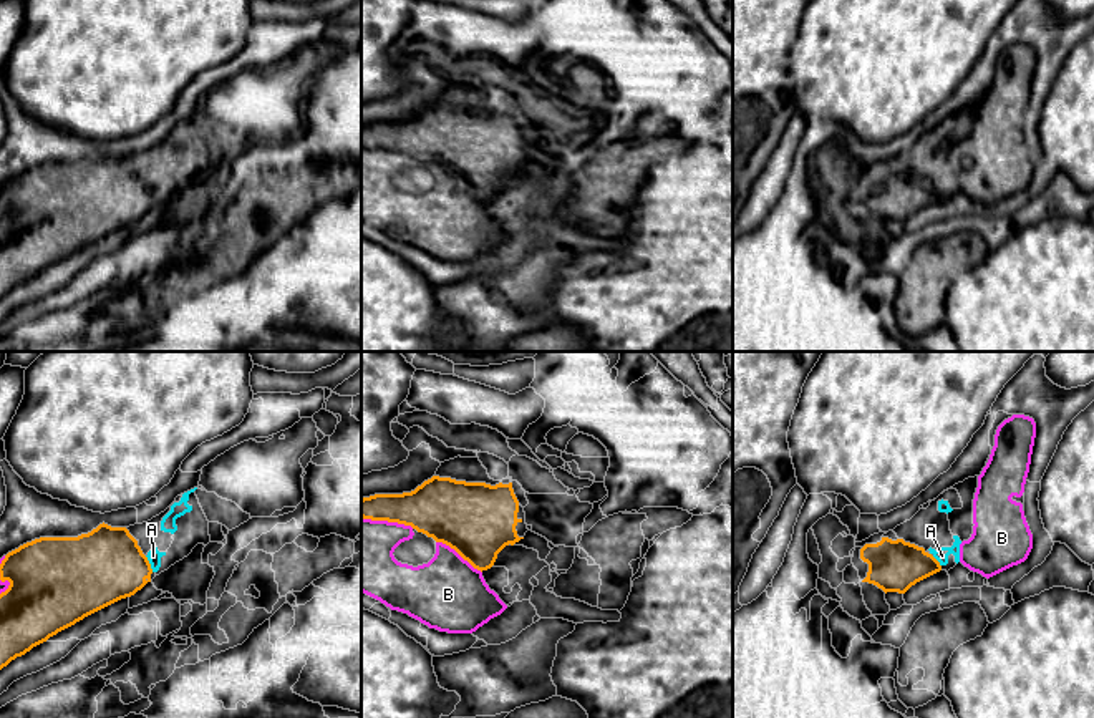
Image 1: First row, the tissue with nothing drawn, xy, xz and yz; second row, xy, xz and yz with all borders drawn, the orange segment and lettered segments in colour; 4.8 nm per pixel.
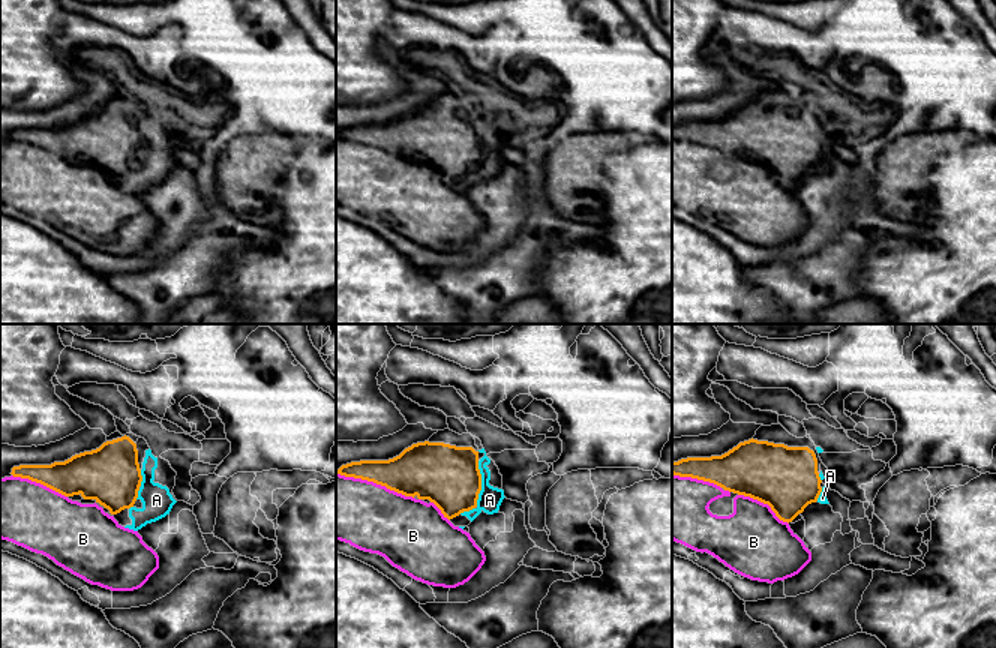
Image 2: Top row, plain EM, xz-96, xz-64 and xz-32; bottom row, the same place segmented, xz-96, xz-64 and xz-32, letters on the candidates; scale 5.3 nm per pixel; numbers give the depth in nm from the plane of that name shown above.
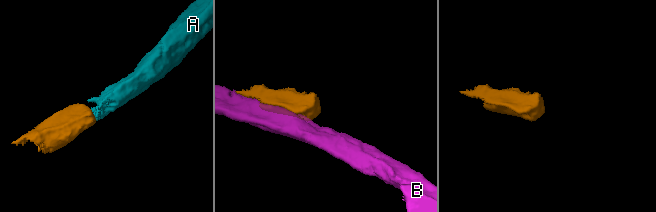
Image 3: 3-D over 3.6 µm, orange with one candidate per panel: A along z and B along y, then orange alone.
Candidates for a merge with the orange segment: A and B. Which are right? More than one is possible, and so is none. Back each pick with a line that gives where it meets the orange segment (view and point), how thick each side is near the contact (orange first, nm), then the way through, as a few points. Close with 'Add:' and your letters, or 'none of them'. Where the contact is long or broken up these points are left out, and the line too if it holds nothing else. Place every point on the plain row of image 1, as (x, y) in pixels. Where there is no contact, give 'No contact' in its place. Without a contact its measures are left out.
A: Touches orange at xy (150, 193). Thickness 360 nm (orange) against 70 nm. Path across: xy (100, 196), (140, 196), (150, 193), (153, 184)
Add: A

